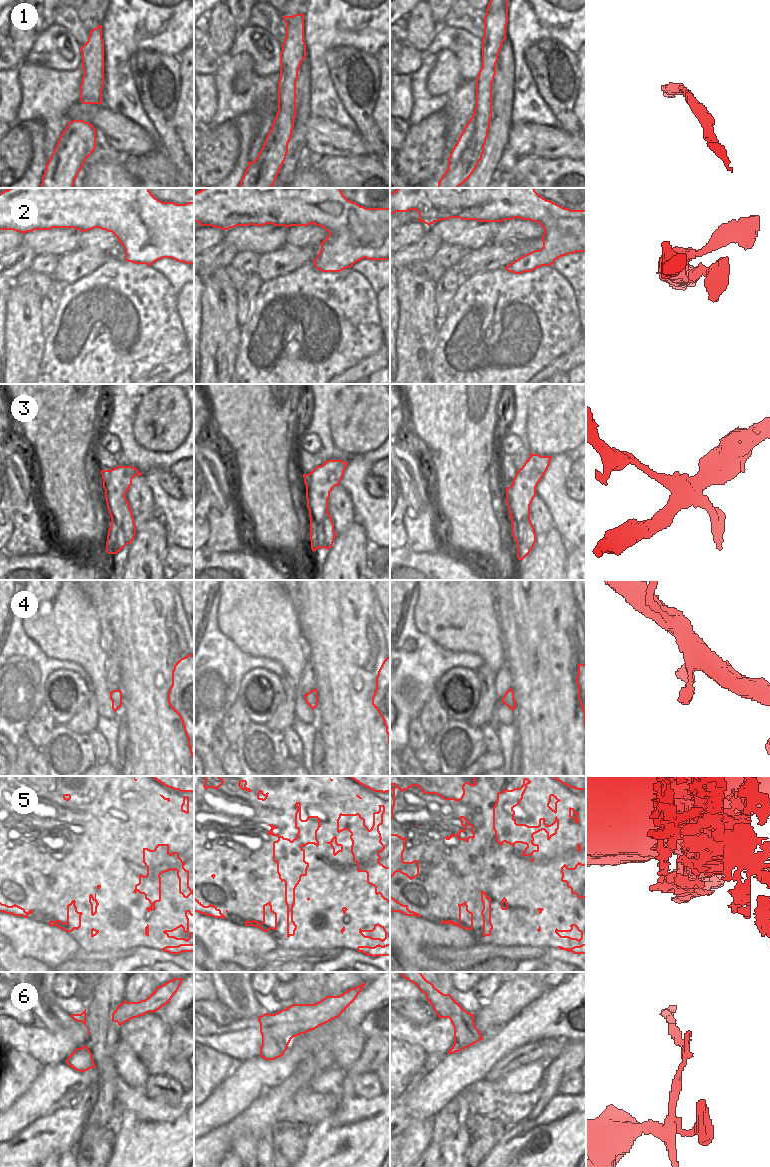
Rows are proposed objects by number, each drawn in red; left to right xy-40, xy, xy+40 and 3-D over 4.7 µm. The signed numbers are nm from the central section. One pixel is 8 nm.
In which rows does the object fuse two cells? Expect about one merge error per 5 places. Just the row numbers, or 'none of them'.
3, 6

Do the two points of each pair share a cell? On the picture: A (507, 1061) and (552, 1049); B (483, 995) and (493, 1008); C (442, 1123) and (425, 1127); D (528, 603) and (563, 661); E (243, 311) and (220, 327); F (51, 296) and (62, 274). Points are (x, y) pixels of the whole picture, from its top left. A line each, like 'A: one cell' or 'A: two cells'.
A: one cell
B: two cells
C: two cells
D: one cell
E: two cells
F: two cells

